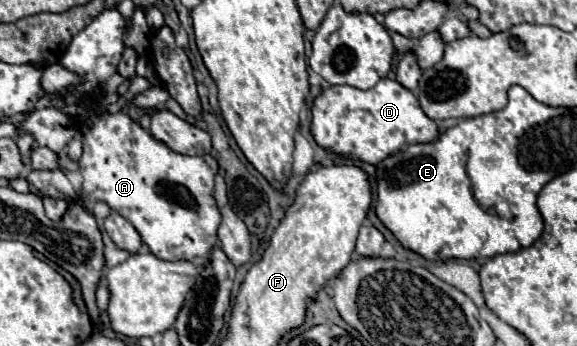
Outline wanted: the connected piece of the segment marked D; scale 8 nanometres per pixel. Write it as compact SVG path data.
M390 78L380 80L370 90L330 86L314 100L312 116L312 134L322 148L370 164L380 164L406 144L434 142L440 134L440 126L422 112L418 98Z

